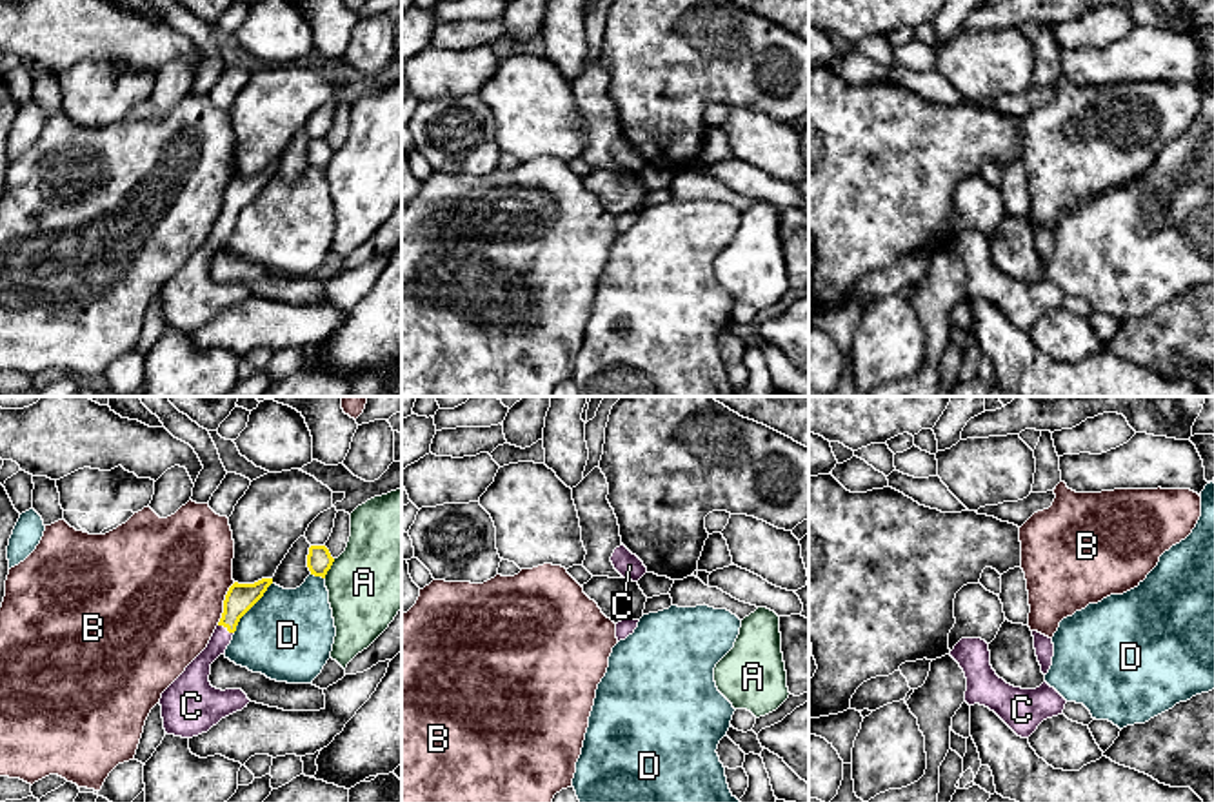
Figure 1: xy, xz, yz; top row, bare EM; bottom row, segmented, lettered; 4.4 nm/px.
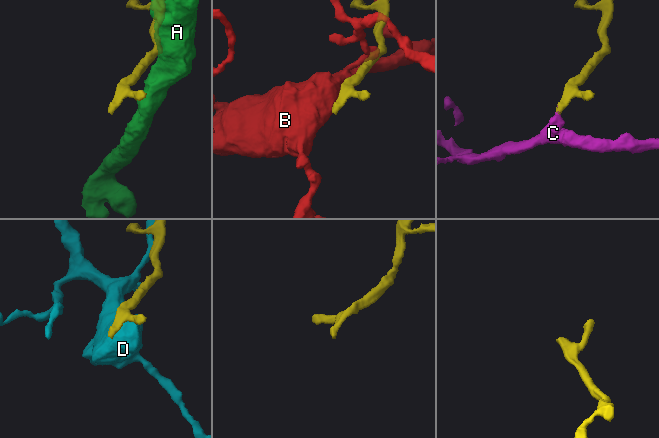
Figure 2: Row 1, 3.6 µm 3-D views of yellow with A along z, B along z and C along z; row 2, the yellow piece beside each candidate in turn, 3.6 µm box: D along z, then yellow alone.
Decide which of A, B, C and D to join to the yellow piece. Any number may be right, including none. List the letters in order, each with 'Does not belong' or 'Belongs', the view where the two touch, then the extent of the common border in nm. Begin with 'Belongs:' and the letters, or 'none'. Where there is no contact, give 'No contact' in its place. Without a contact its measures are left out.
Belongs: C
A: Does not belong. Touches yellow in xy. Shared border 100 nm
B: Does not belong. Touches yellow in xy. Shared border 200 nm
C: Belongs. Touches yellow in xy. Shared border 80 nm
D: Does not belong. Touches yellow in xy. Shared border 280 nm

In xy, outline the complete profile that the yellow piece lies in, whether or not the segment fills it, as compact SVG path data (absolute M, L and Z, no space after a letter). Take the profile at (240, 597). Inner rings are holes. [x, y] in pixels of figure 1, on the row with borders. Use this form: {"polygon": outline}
{"polygon": "M273 578L254 584L234 582L224 600L222 618L207 647L162 693L162 718L167 735L193 738L251 702L242 689L216 689L209 682L211 664L225 655L240 618L264 596Z"}

